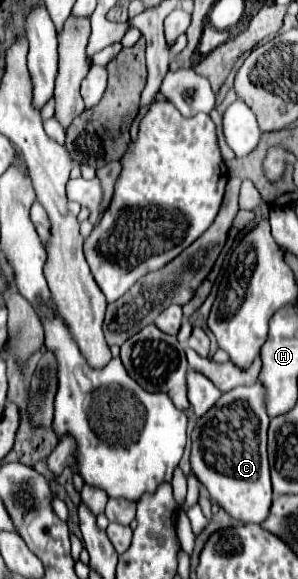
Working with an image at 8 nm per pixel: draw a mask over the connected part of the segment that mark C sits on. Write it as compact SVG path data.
M257 380L251 386L239 386L227 394L223 394L217 404L205 414L195 420L191 432L191 470L197 480L207 488L211 500L219 502L223 510L227 510L233 518L249 524L249 522L263 522L271 508L271 480L269 480L269 462L267 462L267 428L269 428L269 414L265 408L265 386Z

